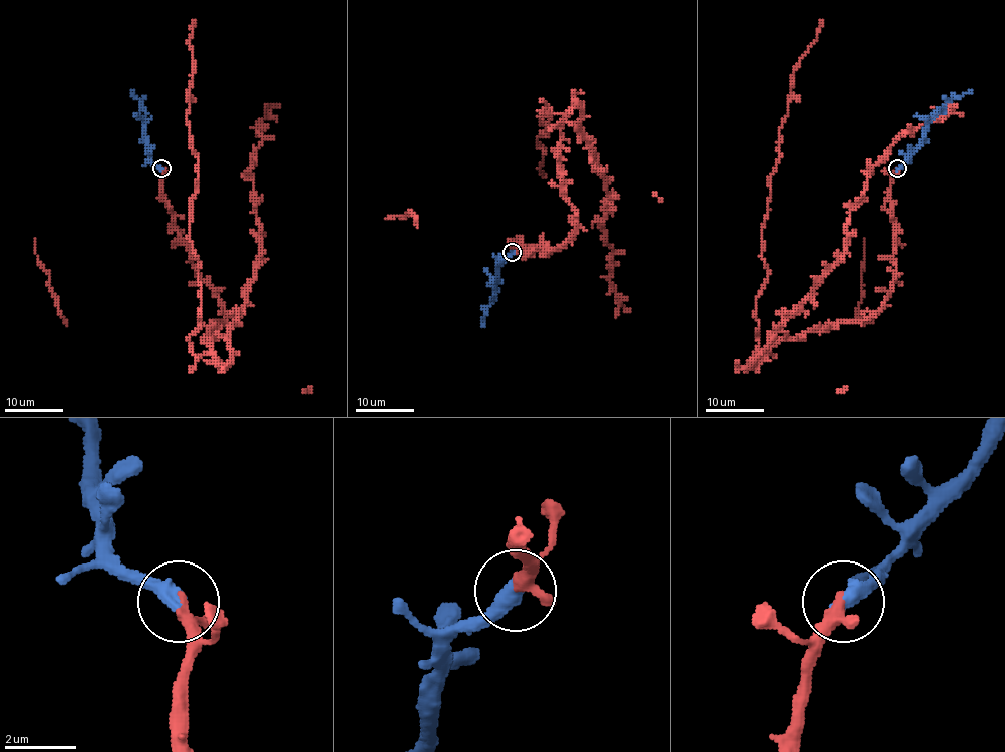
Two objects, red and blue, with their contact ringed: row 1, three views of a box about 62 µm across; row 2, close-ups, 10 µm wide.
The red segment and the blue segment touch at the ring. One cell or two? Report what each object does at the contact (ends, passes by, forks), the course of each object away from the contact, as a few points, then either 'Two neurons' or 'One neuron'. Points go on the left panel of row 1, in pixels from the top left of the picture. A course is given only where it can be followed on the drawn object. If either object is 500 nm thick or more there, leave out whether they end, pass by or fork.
At the ring red ends. At the ring blue ends. Course of red: (160, 169), (179, 239), (224, 309), (209, 329), (213, 363), (189, 339), (200, 297), (187, 121), (195, 21). Course of blue: (160, 169), (150, 160), (144, 109), (131, 90). One neuron

